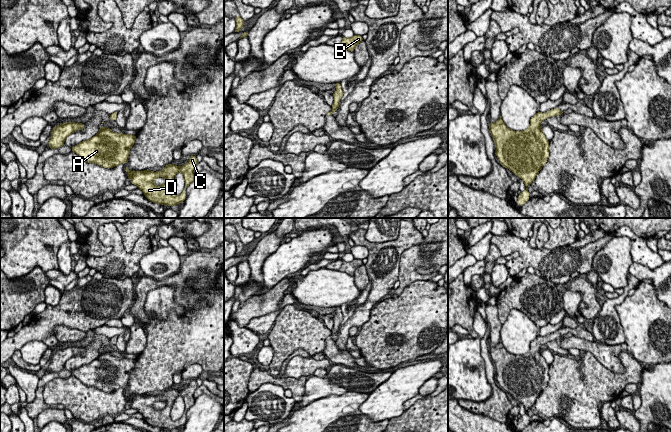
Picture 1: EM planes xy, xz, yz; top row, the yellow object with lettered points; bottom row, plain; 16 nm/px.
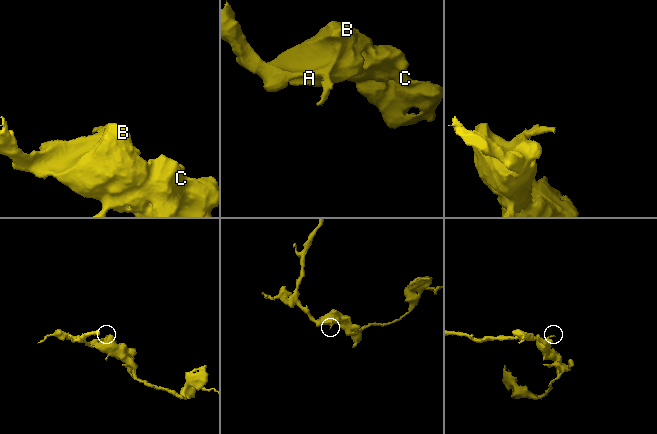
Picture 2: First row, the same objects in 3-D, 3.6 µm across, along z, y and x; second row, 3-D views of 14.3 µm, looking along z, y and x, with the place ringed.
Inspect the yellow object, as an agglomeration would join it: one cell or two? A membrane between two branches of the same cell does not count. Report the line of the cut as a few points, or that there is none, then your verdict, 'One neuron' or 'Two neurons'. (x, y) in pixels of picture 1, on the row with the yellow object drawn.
No split. One neuron

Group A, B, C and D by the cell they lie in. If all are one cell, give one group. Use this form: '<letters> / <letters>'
A B C D

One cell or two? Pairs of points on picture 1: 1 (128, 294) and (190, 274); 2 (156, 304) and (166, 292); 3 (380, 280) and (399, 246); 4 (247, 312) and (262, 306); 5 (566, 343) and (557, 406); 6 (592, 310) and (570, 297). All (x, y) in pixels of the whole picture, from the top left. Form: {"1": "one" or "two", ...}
{"1": "two", "2": "one", "3": "one", "4": "one", "5": "two", "6": "two"}

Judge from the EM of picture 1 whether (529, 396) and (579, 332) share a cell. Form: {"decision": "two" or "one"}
{"decision": "one"}

